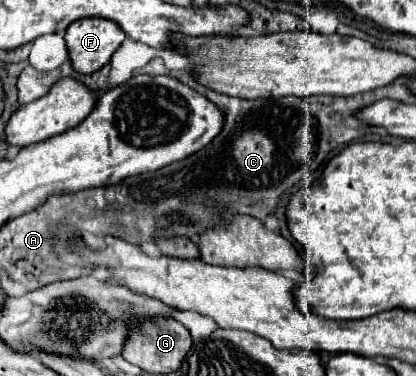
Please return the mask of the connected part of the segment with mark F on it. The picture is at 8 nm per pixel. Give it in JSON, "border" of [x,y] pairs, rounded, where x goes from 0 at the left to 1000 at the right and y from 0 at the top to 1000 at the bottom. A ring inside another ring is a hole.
{"border":[[[188,51],[188,61],[159,77],[173,178],[188,194],[245,184],[298,104],[303,88],[279,61],[264,61],[264,51]]]}

